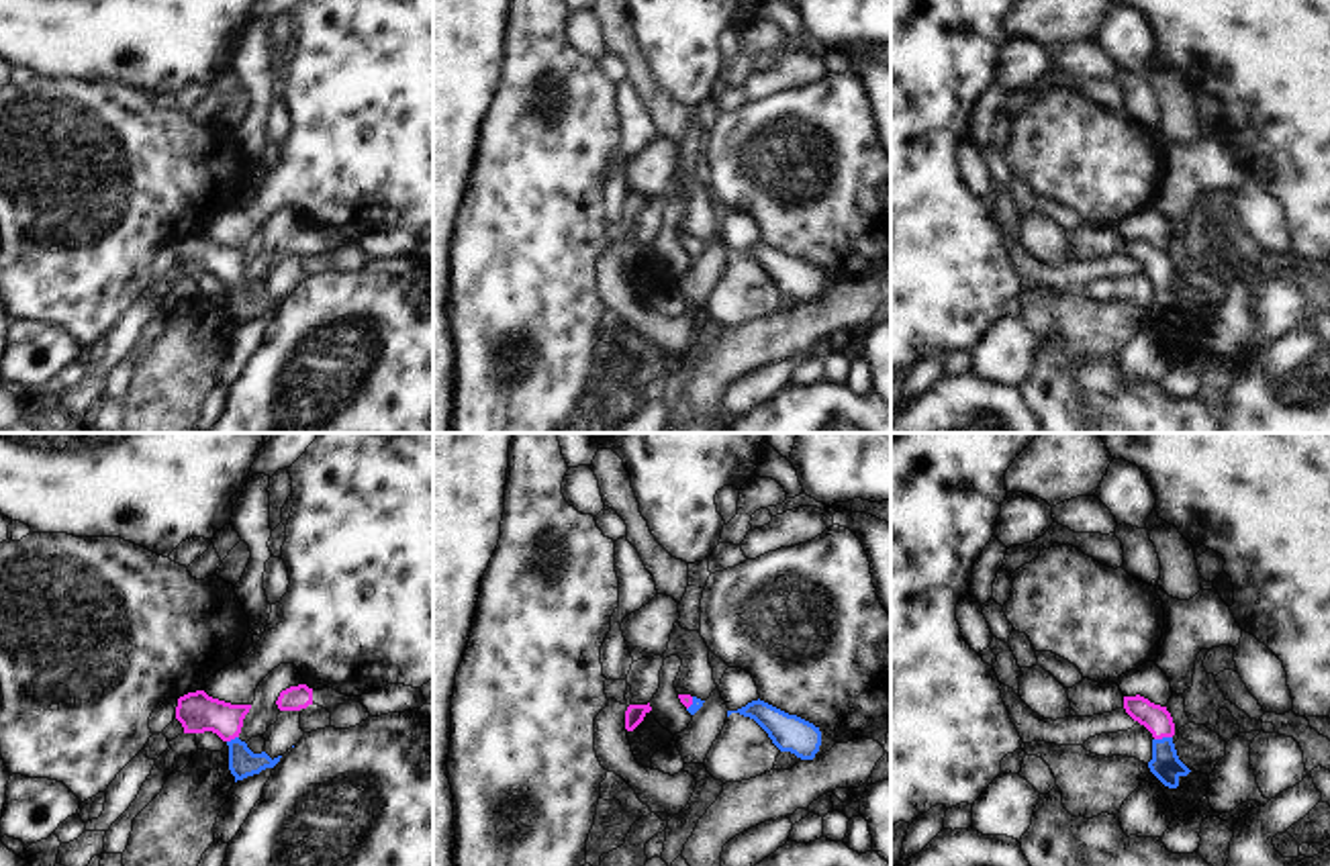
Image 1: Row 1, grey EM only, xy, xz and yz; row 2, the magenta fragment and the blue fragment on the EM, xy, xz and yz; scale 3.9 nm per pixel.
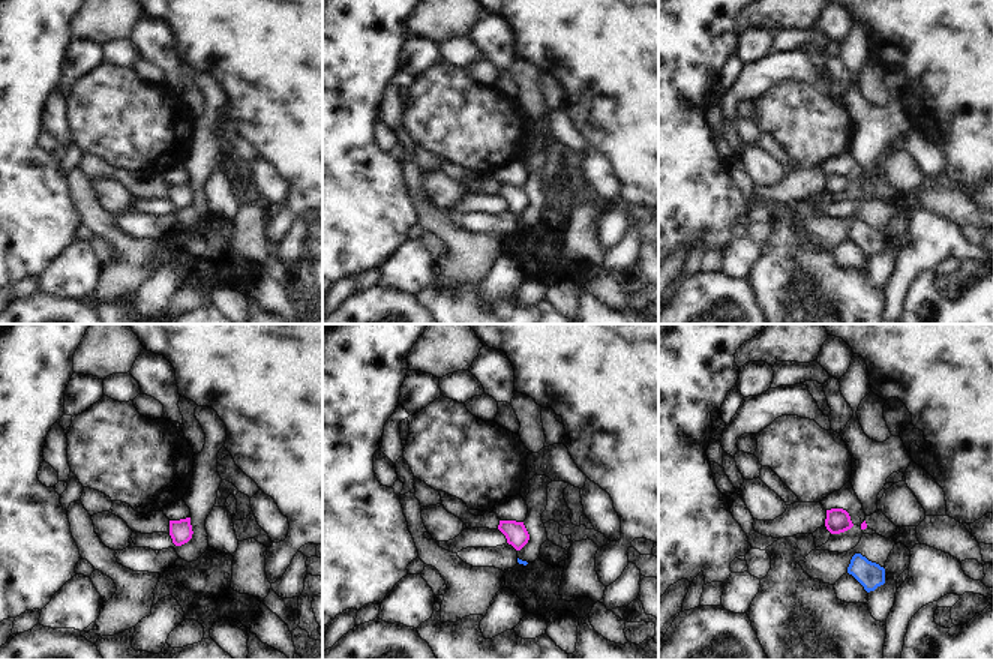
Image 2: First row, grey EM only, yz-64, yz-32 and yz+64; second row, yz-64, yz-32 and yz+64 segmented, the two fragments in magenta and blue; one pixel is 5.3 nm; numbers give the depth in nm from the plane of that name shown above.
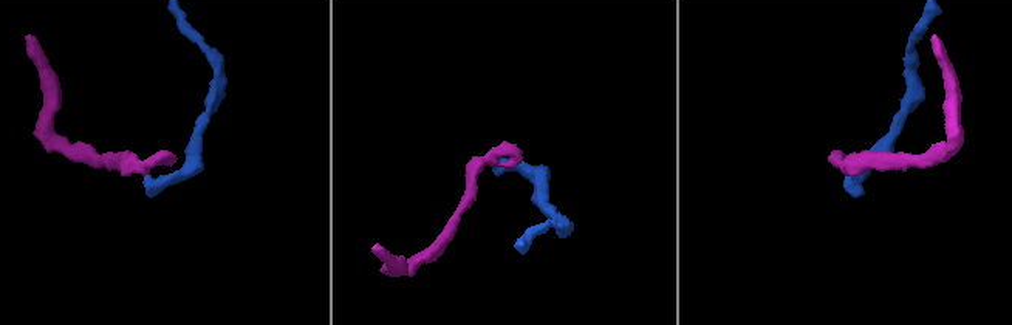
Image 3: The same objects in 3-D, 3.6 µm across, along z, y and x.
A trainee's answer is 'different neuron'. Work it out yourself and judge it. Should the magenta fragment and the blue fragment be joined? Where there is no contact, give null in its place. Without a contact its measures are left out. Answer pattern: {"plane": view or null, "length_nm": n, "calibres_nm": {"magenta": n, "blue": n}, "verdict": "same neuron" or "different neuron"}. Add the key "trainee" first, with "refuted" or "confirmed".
{"trainee": "refuted", "plane": "yz", "length_nm": 70, "calibres_nm": {"magenta": 110, "blue": 120}, "verdict": "same neuron"}

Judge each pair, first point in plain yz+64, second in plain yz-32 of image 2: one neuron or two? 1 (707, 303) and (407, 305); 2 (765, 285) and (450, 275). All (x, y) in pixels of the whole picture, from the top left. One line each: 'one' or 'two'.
1: one
2: two

